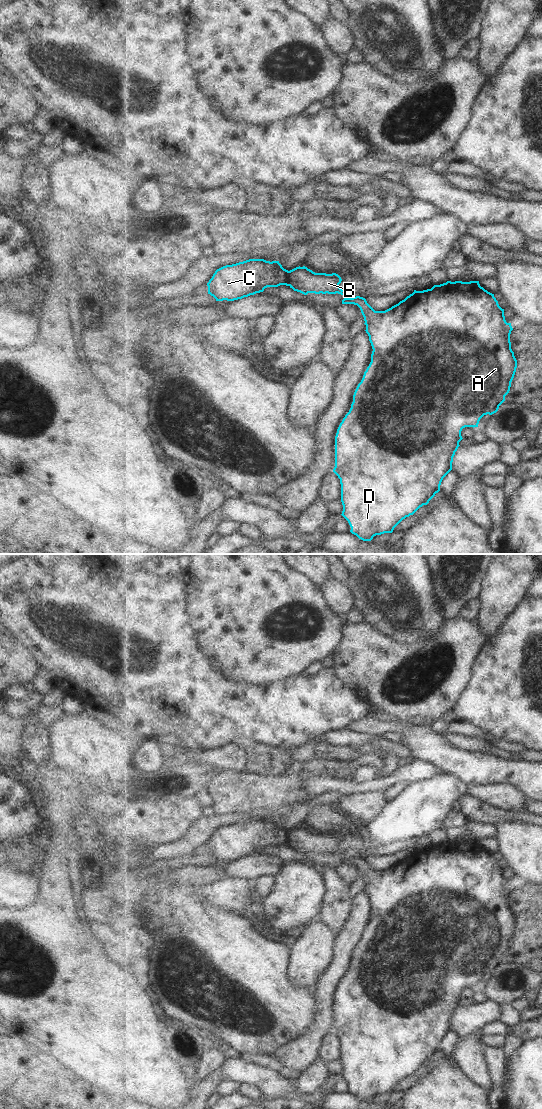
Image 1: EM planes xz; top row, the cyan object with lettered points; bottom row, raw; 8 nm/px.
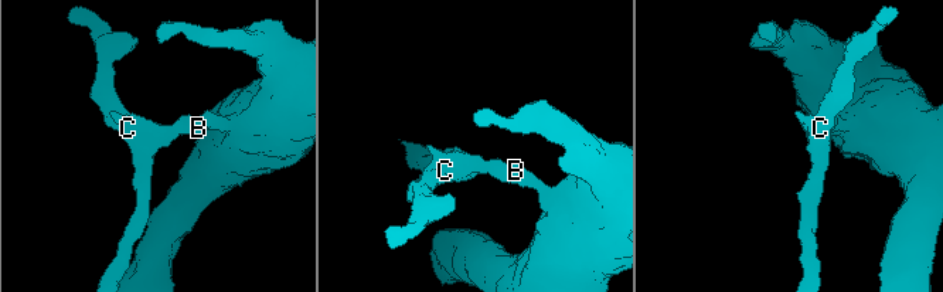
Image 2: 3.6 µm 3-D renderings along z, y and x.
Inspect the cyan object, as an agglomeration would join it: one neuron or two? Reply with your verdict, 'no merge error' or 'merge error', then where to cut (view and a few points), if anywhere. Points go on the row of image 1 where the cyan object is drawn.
merge error; cut in xz along (288, 271), (289, 285)

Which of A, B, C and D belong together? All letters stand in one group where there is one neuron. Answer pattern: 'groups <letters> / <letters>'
groups A B D / C

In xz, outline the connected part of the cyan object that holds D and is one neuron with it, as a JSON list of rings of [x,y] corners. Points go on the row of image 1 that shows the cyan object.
[[[447,281],[434,285],[431,289],[416,291],[398,304],[385,311],[375,311],[365,298],[356,296],[344,298],[342,304],[357,305],[364,317],[366,333],[372,346],[371,362],[358,384],[349,412],[340,423],[335,436],[335,467],[333,472],[340,479],[342,516],[348,521],[350,532],[363,541],[371,541],[374,536],[392,533],[394,528],[406,517],[413,515],[420,507],[440,491],[443,478],[452,470],[452,462],[459,442],[463,439],[461,431],[465,427],[478,427],[484,415],[496,413],[499,406],[505,401],[514,378],[517,360],[511,349],[510,334],[513,330],[511,323],[507,323],[502,309],[494,294],[480,286],[479,281]]]

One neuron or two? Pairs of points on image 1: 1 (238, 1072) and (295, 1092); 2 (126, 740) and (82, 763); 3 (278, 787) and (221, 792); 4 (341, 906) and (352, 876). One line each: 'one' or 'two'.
1: one
2: one
3: one
4: two

